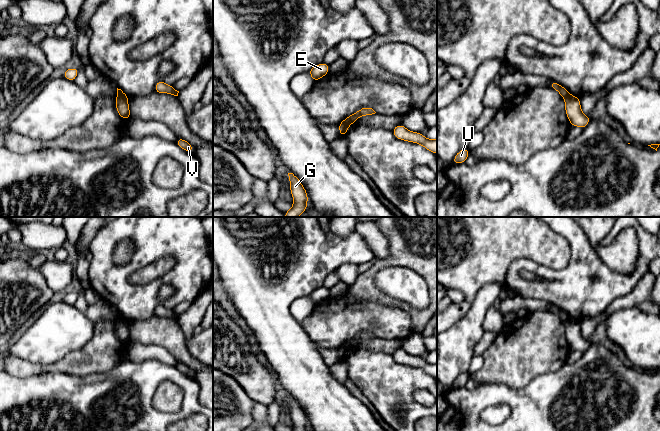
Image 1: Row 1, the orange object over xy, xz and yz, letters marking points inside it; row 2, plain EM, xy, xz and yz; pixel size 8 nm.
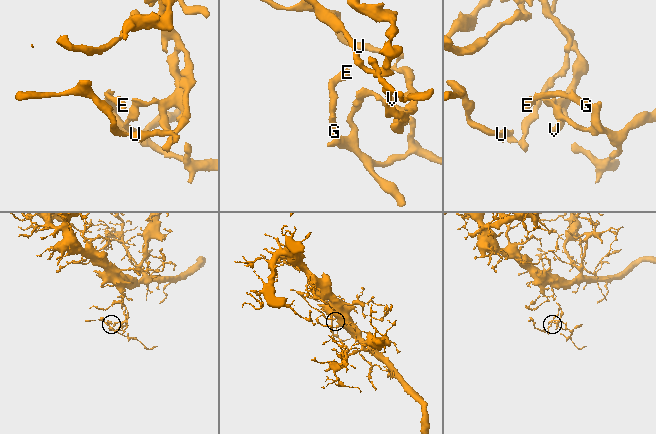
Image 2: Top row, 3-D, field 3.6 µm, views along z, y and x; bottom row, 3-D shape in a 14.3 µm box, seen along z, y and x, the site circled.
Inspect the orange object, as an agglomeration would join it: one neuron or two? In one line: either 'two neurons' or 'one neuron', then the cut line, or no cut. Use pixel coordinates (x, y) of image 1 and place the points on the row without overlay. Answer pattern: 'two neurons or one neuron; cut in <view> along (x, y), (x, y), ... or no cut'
two neurons; cut in xy along (116, 319), (127, 323)

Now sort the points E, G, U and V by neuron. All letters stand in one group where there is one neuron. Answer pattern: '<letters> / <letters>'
E G / U V

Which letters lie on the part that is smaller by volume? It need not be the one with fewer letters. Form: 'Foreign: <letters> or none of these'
Foreign: E, G

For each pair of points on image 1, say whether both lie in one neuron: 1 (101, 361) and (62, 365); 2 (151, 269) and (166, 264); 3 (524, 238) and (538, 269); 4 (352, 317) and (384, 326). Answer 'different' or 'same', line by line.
1: same
2: same
3: different
4: same

